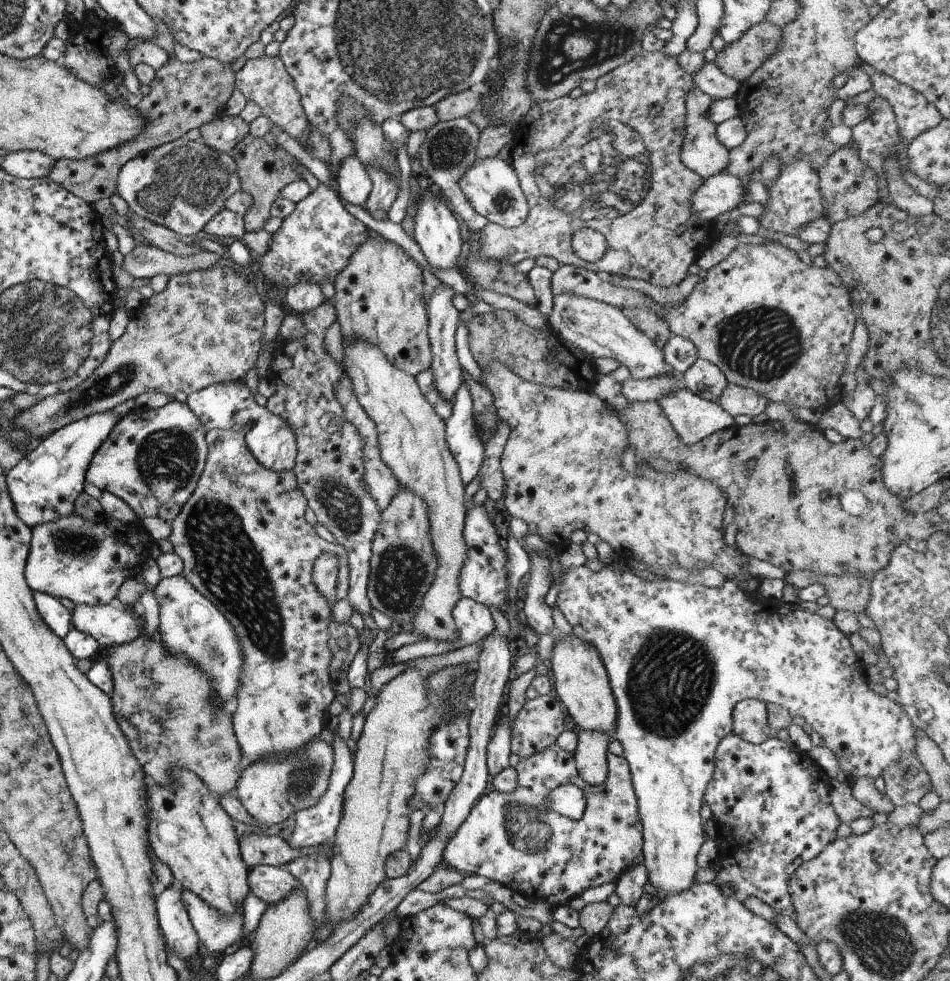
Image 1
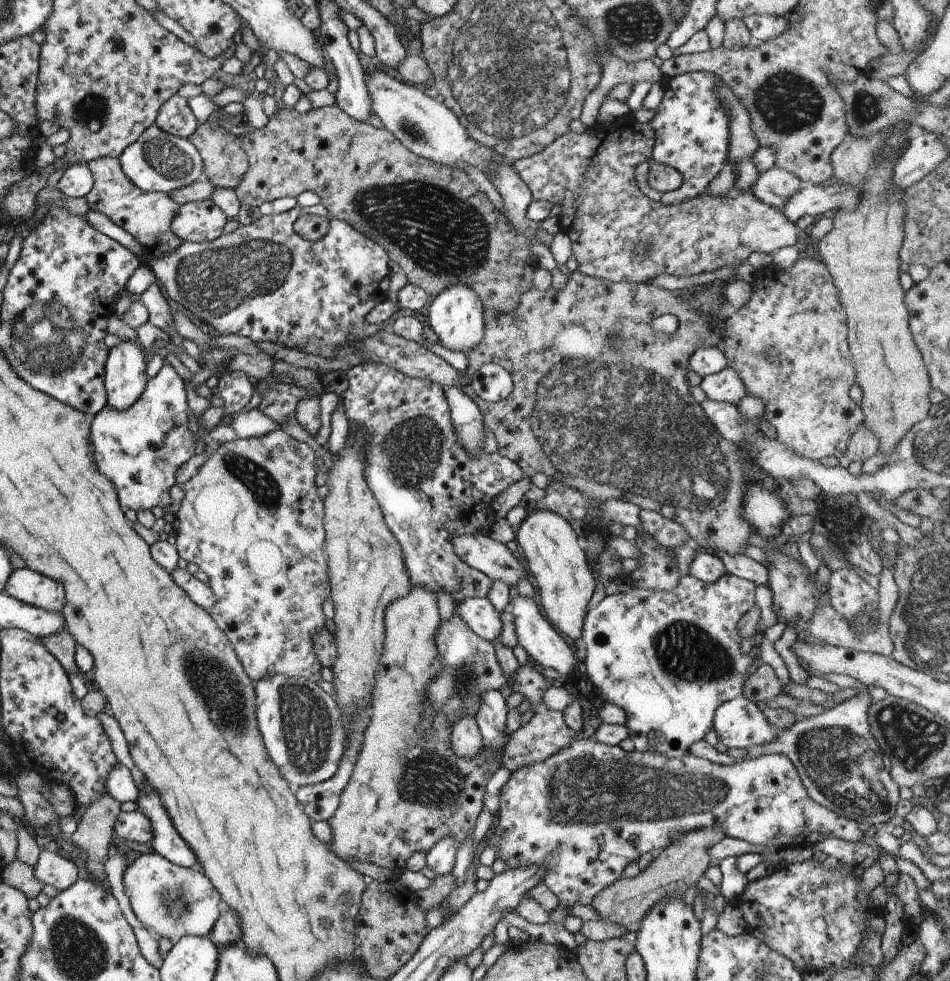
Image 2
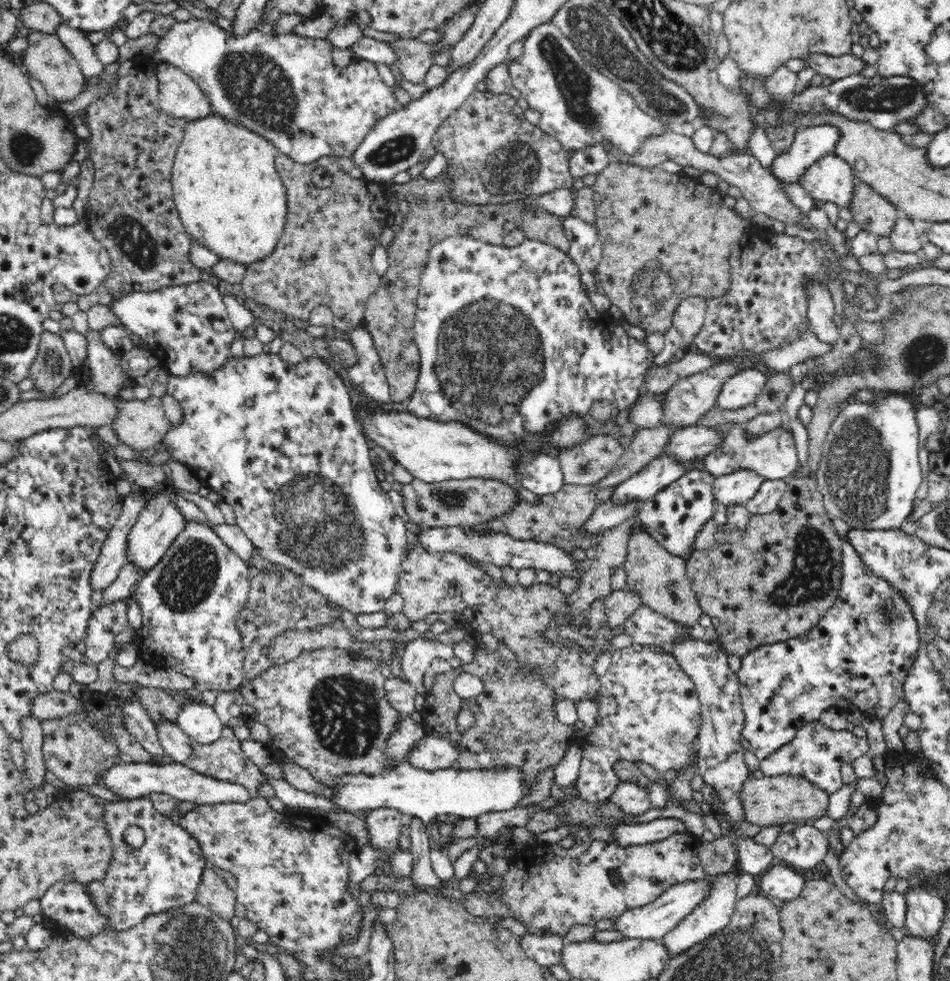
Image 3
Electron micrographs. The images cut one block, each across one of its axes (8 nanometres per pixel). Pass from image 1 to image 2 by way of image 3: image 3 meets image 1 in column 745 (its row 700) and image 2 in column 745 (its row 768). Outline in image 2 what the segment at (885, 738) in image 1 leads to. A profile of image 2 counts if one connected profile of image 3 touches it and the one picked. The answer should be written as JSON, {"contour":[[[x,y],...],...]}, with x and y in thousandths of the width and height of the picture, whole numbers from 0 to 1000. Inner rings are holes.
{"contour":[[[766,584],[759,586],[753,593],[746,595],[723,586],[715,588],[713,597],[705,602],[688,602],[668,598],[658,604],[637,607],[626,620],[617,624],[609,650],[611,666],[616,677],[617,687],[623,698],[628,701],[629,709],[635,716],[643,716],[657,724],[659,730],[657,739],[660,741],[662,752],[666,755],[668,766],[688,767],[700,773],[716,772],[720,768],[725,768],[724,762],[731,756],[738,754],[749,742],[753,723],[763,715],[780,707],[782,696],[788,689],[784,687],[784,681],[791,676],[792,669],[780,667],[780,663],[778,663],[779,648],[775,636],[780,628],[796,617],[794,613],[795,598],[792,593]]]}

